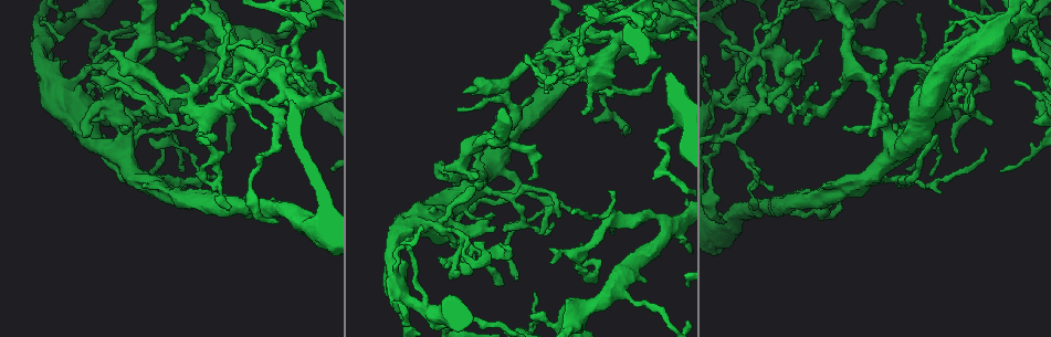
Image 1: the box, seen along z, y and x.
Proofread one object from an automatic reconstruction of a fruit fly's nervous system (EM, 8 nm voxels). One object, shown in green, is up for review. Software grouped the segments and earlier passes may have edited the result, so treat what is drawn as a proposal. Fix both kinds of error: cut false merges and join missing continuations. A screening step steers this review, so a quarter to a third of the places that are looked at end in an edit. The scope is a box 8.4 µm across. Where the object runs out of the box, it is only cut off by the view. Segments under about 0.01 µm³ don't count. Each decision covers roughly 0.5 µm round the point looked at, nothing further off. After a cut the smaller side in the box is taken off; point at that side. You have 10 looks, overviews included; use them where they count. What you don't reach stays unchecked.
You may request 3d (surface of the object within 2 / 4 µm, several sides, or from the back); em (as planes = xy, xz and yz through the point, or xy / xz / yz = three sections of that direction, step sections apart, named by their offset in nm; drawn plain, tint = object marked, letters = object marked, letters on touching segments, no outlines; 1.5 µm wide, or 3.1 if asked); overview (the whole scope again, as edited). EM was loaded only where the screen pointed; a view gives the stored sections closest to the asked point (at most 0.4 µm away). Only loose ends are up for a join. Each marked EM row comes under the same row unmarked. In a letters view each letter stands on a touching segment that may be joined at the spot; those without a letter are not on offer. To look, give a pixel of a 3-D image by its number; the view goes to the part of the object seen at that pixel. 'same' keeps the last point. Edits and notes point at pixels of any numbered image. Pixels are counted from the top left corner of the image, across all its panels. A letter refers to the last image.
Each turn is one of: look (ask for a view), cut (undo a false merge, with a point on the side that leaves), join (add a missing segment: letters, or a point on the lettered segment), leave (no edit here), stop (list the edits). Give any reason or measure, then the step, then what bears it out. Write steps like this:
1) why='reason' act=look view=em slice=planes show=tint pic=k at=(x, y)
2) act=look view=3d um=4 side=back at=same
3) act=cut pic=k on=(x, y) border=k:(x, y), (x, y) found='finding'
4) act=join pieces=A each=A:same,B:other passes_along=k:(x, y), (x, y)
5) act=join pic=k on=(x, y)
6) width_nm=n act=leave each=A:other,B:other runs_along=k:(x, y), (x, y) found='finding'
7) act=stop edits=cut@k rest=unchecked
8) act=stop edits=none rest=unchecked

why='abrupt turn' act=look view=em slice=planes show=letters pic=1 at=(973, 29)

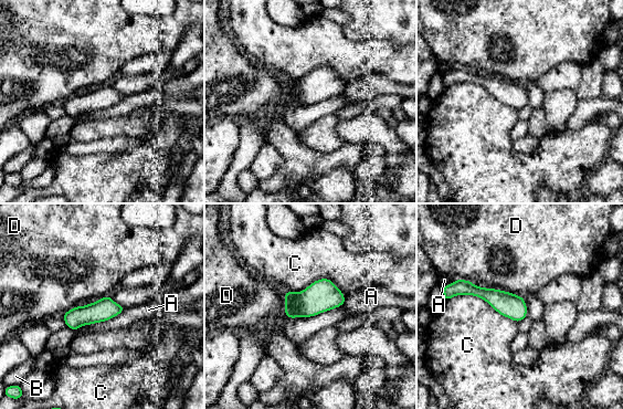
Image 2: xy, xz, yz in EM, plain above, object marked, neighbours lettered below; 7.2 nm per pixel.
longest_contact=C:440nm act=leave each=A:other,B:other,C:other,D:other border=2:(283, 294), (288, 317), (340, 305) found='one neuron here'

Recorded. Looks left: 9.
why='free end' act=look view=em slice=planes show=letters pic=1 at=(216, 175)

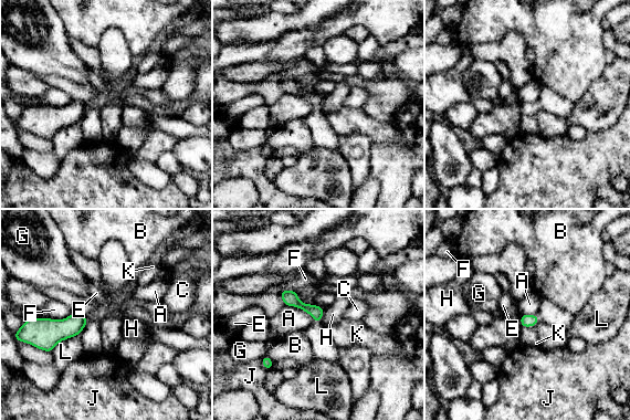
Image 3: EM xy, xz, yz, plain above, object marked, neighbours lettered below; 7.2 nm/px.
act=leave each=A:other,B:other,C:other,E:other,F:other,G:other,H:other,J:other,K:other,L:other runs_along=3:(283, 294), (310, 308), (318, 317) found='no lettered segment goes on from it'

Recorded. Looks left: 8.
why='two arms in line, one across' act=look view=3d um=4 pic=1 at=(668, 36)

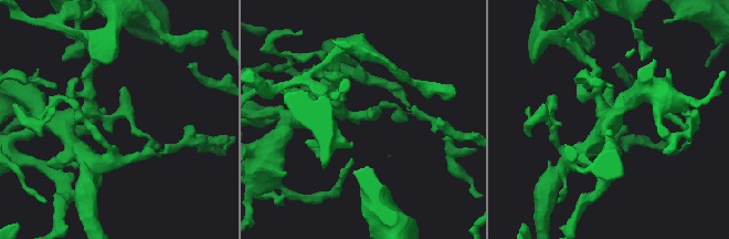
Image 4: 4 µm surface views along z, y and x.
arms=3 act=look view=em slice=planes show=tint pic=4 at=(116, 118)

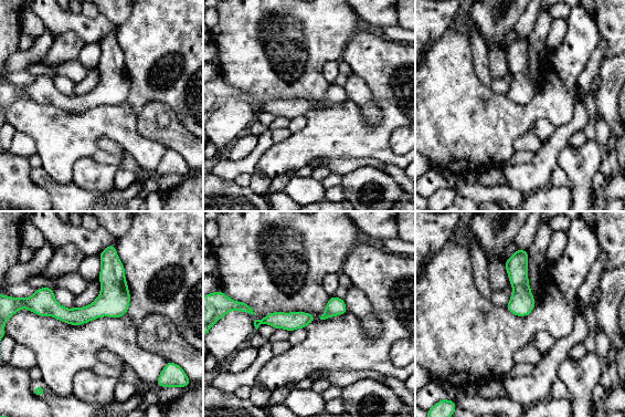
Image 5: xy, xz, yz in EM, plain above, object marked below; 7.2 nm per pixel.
act=look view=em slice=planes show=letters at=same

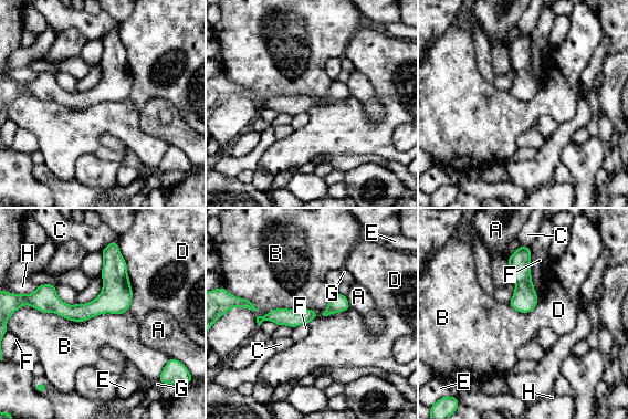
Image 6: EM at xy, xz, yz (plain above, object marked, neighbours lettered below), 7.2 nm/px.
longest_contact=B:700nm act=leave each=A:other,B:other,C:other,D:other,E:other,F:other,G:other,H:other border=6:(19, 307), (76, 322), (115, 314) found='one neuron here'

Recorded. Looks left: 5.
why='three arms meet' act=look view=em slice=planes show=letters pic=1 at=(228, 25)

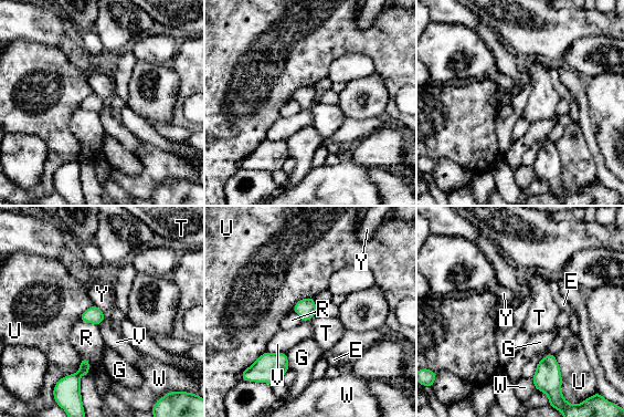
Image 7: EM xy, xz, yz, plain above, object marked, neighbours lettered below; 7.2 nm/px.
act=leave each=E:other,G:other,R:other,T:other,U:other,V:other,W:other,Y:other found='none of them fits'

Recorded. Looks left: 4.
act=stop edits=none rest=unchecked

